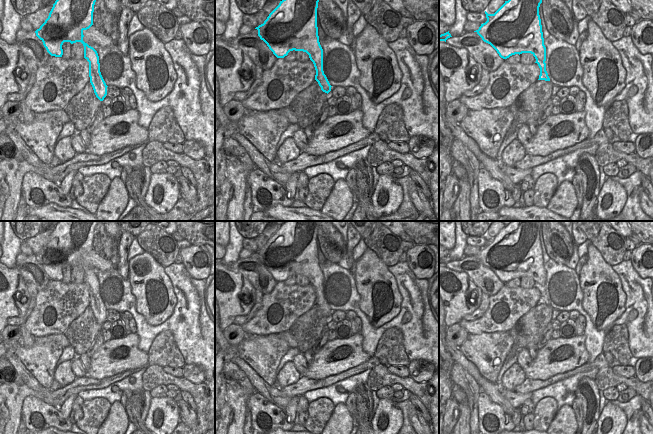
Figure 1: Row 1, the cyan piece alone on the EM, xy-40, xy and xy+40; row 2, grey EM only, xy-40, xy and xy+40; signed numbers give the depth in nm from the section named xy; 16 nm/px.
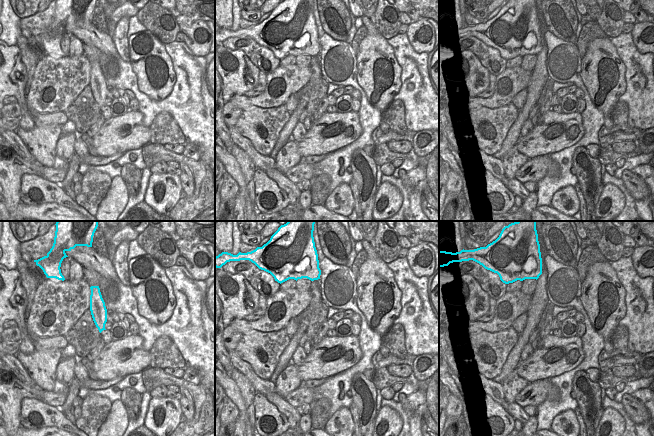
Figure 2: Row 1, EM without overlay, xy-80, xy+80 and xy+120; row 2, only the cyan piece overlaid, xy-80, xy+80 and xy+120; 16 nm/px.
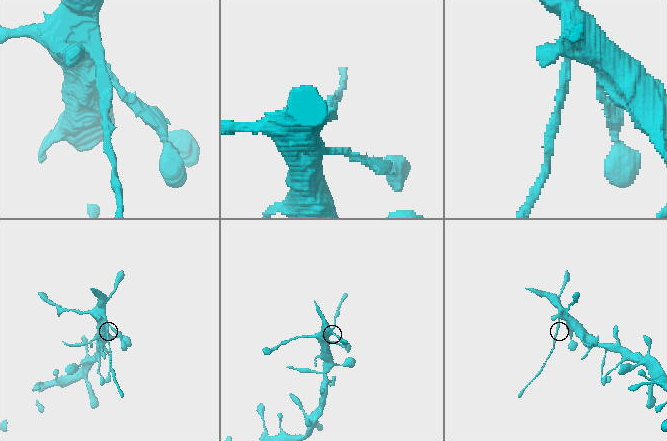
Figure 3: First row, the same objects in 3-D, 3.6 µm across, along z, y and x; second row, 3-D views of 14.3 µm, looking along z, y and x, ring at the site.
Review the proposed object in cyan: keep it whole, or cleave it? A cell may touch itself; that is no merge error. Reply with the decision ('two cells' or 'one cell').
two cells

